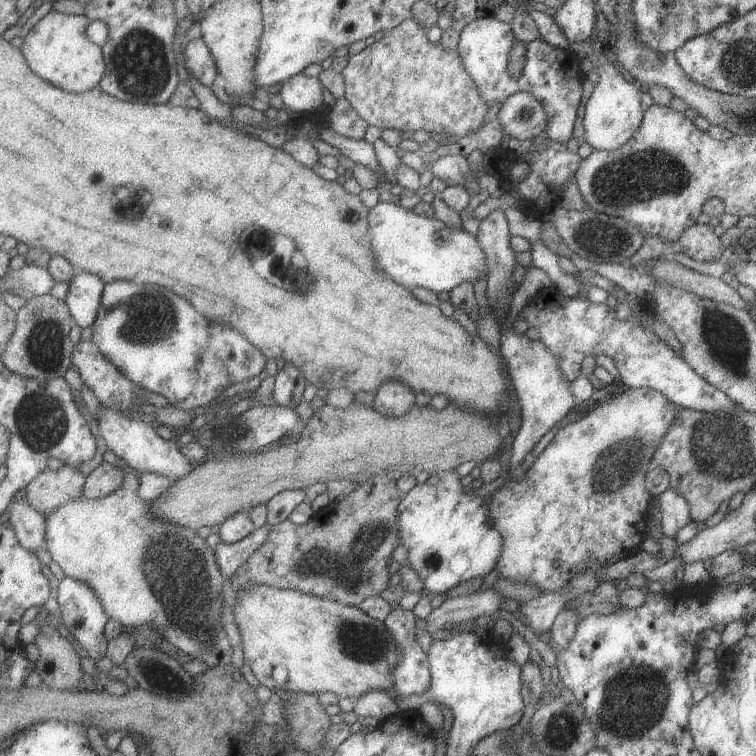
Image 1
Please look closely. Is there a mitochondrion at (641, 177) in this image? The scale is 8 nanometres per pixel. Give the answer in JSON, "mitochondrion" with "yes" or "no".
{"mitochondrion":"yes"}

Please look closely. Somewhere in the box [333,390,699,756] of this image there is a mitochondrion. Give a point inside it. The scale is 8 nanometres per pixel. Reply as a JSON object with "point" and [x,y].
{"point":[635,698]}

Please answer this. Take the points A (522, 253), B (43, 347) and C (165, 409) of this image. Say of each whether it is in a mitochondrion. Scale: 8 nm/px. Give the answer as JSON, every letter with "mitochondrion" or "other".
{"A":"other","B":"mitochondrion","C":"other"}

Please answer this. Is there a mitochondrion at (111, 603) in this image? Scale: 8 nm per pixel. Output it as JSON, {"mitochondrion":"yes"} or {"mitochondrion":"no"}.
{"mitochondrion":"no"}

